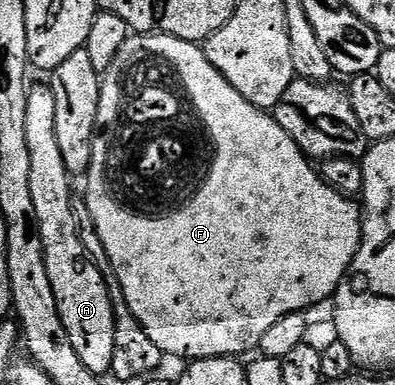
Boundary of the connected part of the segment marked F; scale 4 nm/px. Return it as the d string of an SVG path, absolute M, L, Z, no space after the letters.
M129 34L128 39L122 45L122 49L118 49L118 57L114 57L114 61L109 65L108 70L103 72L100 81L96 136L92 138L92 163L86 172L87 179L88 188L86 188L86 194L88 196L90 217L98 229L98 237L102 237L102 245L106 245L106 253L114 265L115 282L117 284L120 283L119 294L126 301L130 313L134 313L134 317L142 325L146 337L150 337L150 341L154 341L154 345L158 345L158 349L162 349L165 356L172 357L172 355L177 355L178 358L184 359L183 361L244 357L247 351L255 352L262 341L262 333L267 333L276 322L282 321L282 317L286 317L290 313L304 312L308 307L318 304L323 299L333 298L336 290L340 287L340 282L348 274L348 267L354 261L354 257L360 248L361 208L357 204L355 207L352 204L355 202L349 196L338 193L329 183L324 182L319 170L313 166L308 156L298 149L298 145L290 137L290 133L286 133L286 129L282 129L282 125L278 125L276 118L269 114L269 112L262 111L259 107L250 105L250 101L246 101L246 97L242 97L242 93L238 93L238 89L234 89L234 85L230 85L230 81L226 81L226 77L222 77L222 73L218 73L218 69L214 69L214 65L210 65L210 61L206 61L206 53L201 44L182 41L173 35Z

